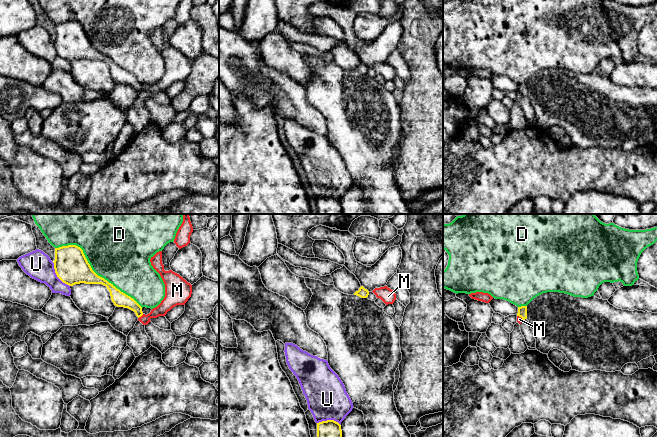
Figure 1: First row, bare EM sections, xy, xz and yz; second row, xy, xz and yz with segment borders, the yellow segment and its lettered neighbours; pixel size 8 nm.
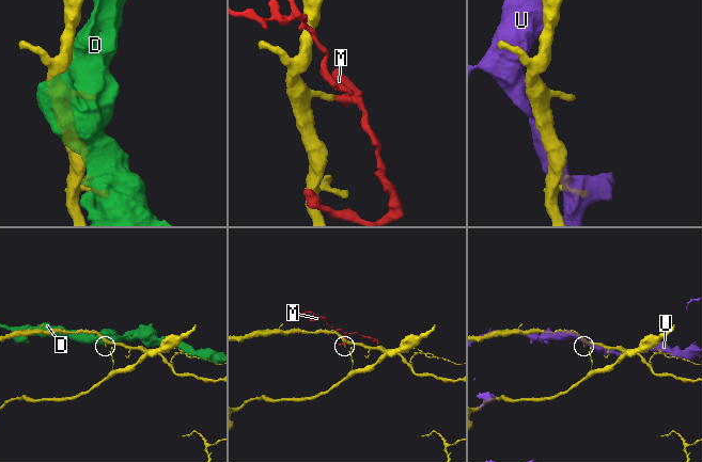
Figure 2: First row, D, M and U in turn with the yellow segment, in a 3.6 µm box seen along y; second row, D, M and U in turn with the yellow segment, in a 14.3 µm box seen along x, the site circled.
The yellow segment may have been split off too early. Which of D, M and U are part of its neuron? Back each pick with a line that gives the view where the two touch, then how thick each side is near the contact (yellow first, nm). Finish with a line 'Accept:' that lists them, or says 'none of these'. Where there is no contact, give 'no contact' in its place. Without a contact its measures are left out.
Accept: none of these

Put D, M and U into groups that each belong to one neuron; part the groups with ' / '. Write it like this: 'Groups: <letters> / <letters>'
Groups: D / M / U

